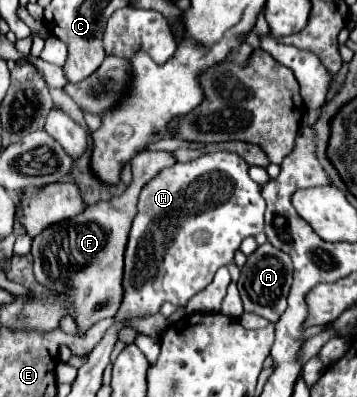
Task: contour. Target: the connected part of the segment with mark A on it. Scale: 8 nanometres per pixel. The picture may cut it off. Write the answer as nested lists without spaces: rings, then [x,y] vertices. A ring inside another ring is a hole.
[[[270,242],[258,246],[242,266],[242,274],[238,280],[238,290],[244,302],[244,310],[260,314],[270,322],[278,322],[286,310],[286,296],[292,286],[292,272],[294,268],[292,268],[290,254],[274,248]]]

